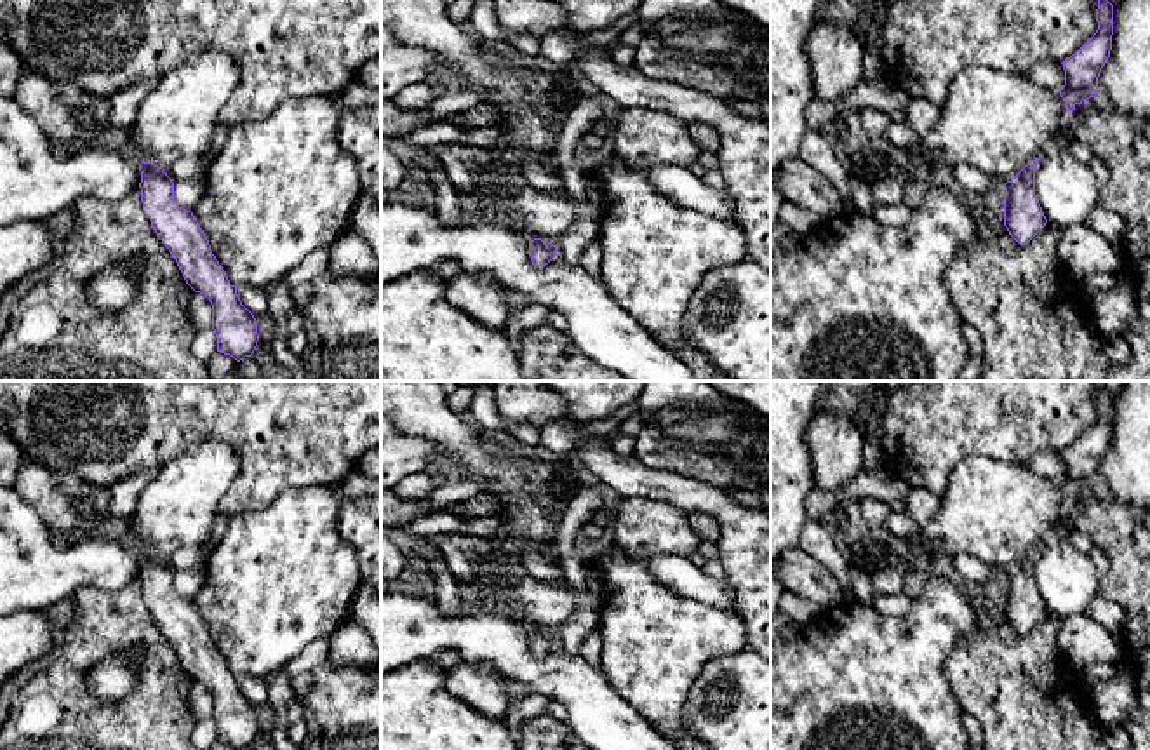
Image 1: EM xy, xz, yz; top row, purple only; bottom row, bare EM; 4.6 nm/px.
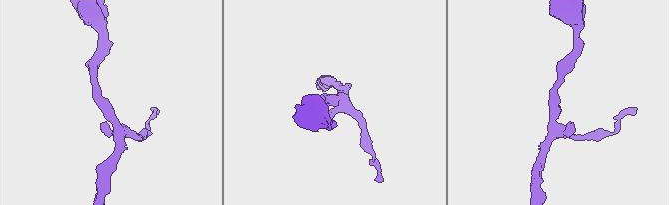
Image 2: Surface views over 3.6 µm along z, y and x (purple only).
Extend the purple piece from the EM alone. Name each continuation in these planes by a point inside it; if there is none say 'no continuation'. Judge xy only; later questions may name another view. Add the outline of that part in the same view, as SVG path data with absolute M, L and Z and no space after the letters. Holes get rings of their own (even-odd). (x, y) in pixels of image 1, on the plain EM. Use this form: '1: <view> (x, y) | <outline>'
no continuation

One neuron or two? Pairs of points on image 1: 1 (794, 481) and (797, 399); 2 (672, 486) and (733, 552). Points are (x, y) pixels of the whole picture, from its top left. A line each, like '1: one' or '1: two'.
1: one
2: one

